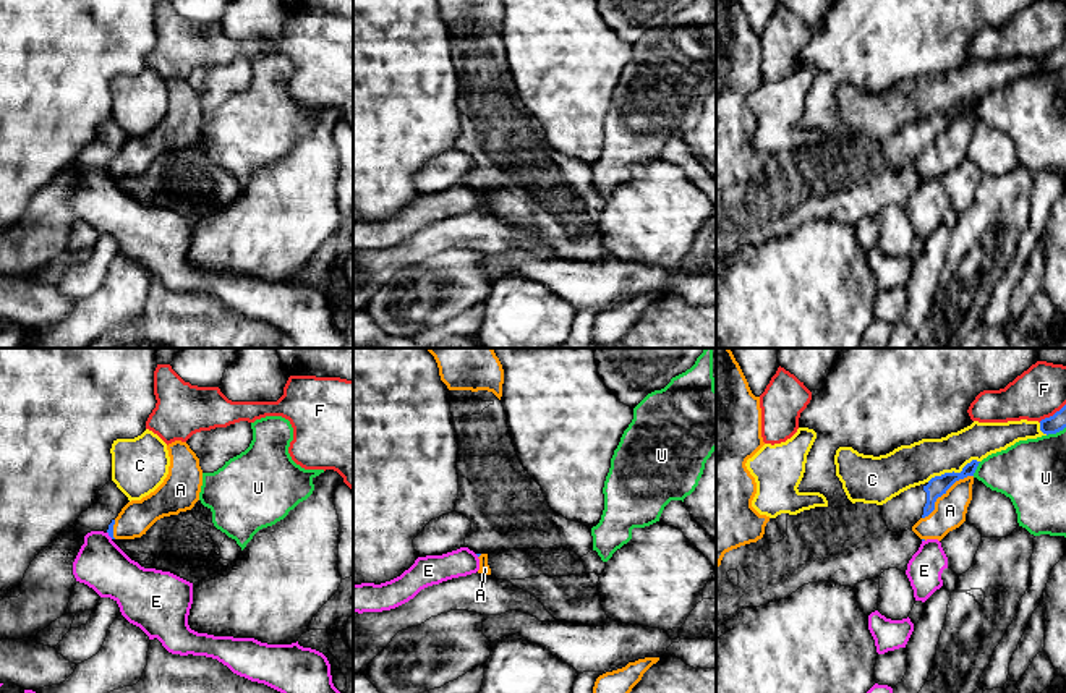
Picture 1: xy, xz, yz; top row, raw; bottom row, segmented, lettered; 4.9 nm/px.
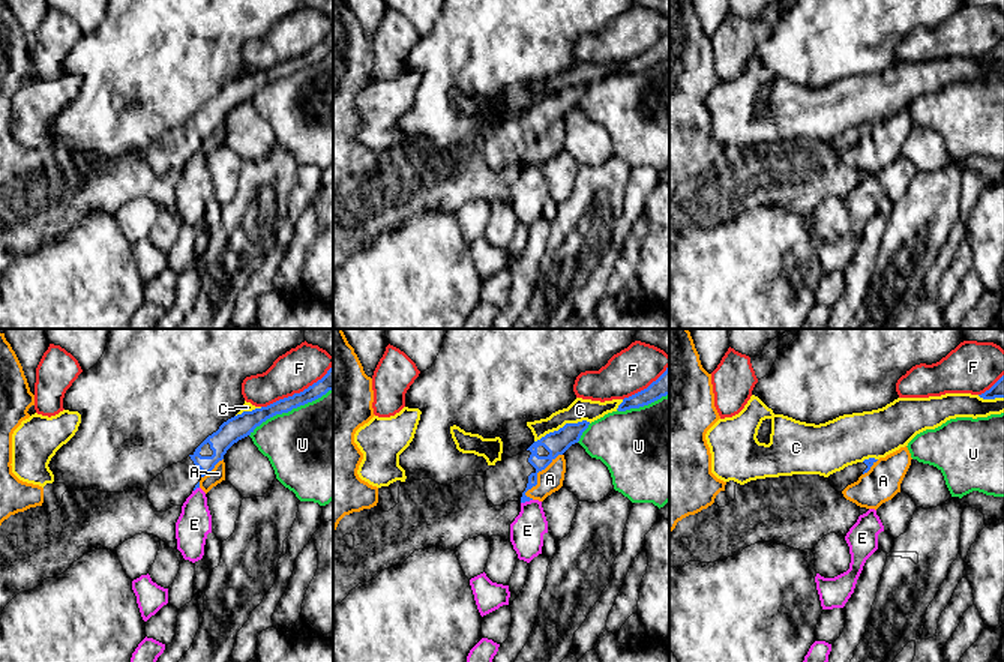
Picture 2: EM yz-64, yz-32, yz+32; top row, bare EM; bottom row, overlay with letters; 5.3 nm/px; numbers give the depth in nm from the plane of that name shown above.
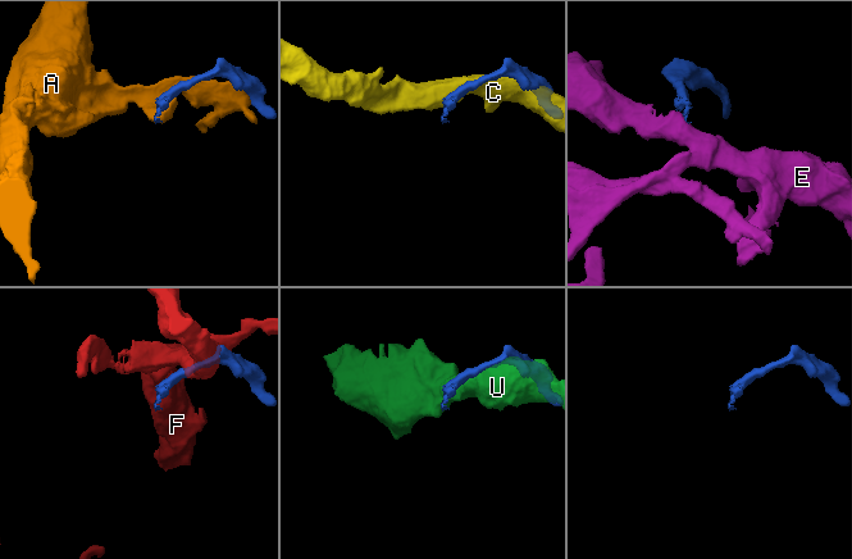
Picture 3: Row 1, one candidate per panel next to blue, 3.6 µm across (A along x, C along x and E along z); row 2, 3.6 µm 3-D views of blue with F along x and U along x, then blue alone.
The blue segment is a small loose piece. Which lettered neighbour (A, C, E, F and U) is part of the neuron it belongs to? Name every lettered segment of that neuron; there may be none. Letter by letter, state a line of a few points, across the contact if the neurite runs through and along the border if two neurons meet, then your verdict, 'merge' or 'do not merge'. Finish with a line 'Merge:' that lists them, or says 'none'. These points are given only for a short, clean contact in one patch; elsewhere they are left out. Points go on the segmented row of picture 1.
A: do not merge
C: do not merge
E: line xy (107, 531), (112, 538); do not merge
F: do not merge
U: do not merge
Merge: none

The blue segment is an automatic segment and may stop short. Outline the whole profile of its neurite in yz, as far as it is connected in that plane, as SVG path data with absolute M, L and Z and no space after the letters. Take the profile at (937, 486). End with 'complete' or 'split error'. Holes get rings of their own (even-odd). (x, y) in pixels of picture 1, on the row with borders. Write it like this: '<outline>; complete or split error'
M972 460L961 473L953 471L935 476L928 483L910 487L880 505L888 529L893 533L912 529L920 518L928 517L935 510L936 499L946 494L956 481L974 476L979 463Z; split error

